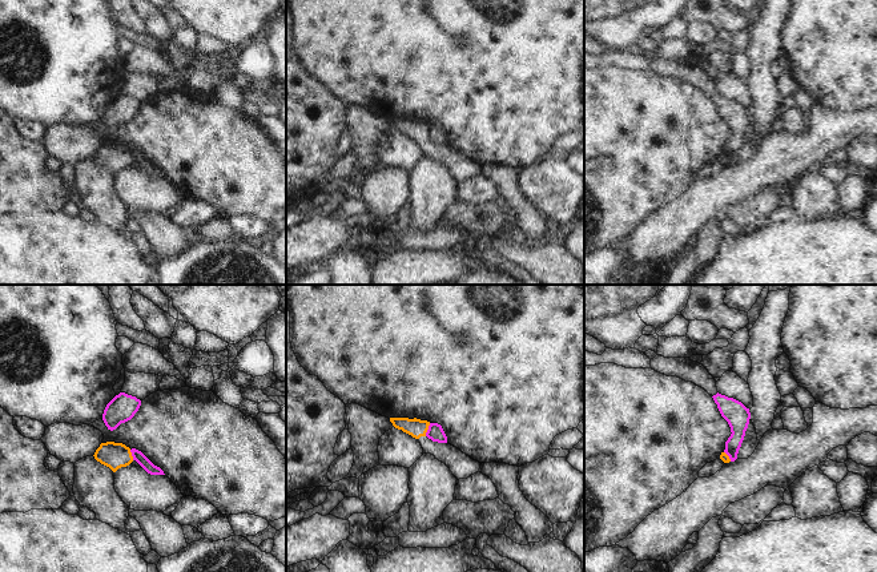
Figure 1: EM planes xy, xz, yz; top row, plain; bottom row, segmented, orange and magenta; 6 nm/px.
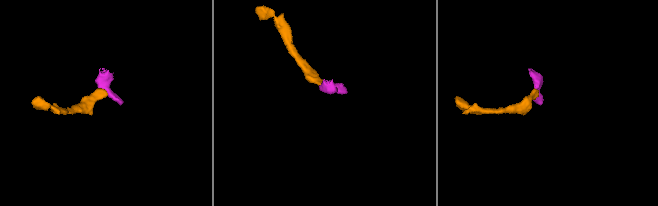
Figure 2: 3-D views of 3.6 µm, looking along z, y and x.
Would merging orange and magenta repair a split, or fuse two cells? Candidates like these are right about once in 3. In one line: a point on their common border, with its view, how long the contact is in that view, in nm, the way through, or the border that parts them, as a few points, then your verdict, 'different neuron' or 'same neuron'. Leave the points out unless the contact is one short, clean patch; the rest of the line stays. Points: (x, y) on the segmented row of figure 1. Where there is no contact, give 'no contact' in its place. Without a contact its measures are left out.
meets orange in xz at (427, 428); contact 90 nm long; border along xz (430, 423), (425, 435); different neuron

